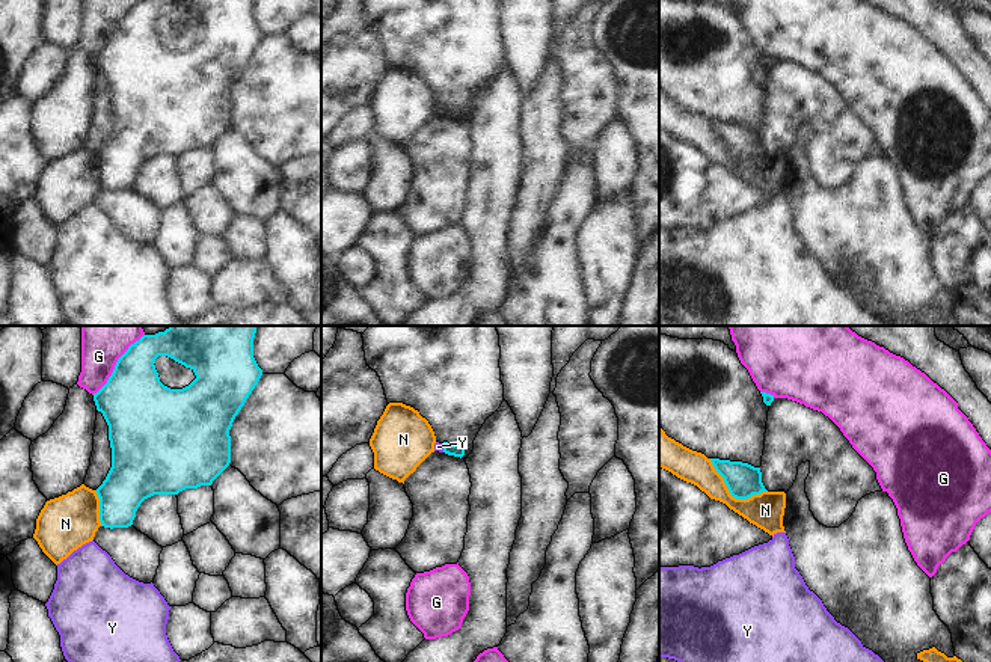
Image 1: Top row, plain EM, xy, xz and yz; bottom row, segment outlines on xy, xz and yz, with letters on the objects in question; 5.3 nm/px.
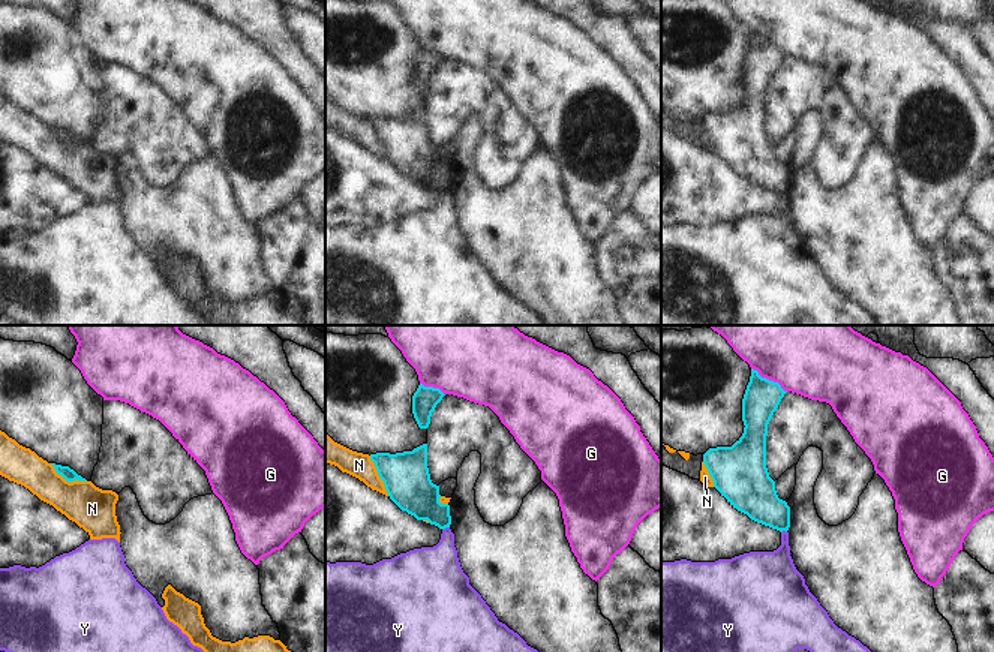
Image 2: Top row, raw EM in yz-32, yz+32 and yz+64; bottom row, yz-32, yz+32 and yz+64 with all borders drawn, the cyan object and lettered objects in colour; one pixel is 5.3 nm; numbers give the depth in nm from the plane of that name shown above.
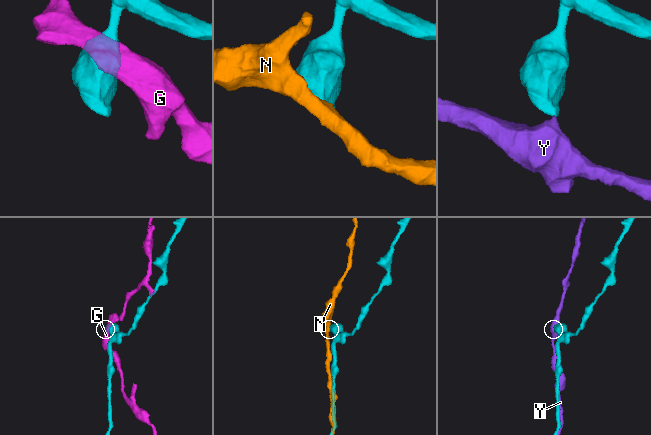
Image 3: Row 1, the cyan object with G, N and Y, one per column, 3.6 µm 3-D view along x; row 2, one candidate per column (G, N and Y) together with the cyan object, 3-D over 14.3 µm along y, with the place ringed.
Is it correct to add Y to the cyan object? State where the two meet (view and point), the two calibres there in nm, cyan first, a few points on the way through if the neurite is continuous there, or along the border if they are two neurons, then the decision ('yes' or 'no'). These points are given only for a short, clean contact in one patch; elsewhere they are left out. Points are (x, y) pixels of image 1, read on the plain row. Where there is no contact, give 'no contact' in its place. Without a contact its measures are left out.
meets cyan in xz at (444, 110); 70 nm thick on the cyan side, 50 nm on the other; border along xz (441, 106), (444, 113); no

